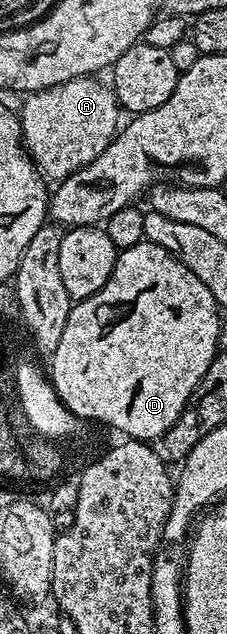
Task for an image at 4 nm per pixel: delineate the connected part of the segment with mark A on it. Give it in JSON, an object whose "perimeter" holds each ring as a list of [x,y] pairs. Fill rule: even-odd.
{"perimeter":[[[92,76],[75,78],[23,99],[24,107],[19,107],[18,117],[24,148],[45,179],[69,178],[94,161],[121,129],[122,107],[116,101],[116,93],[96,81],[100,80]]]}

